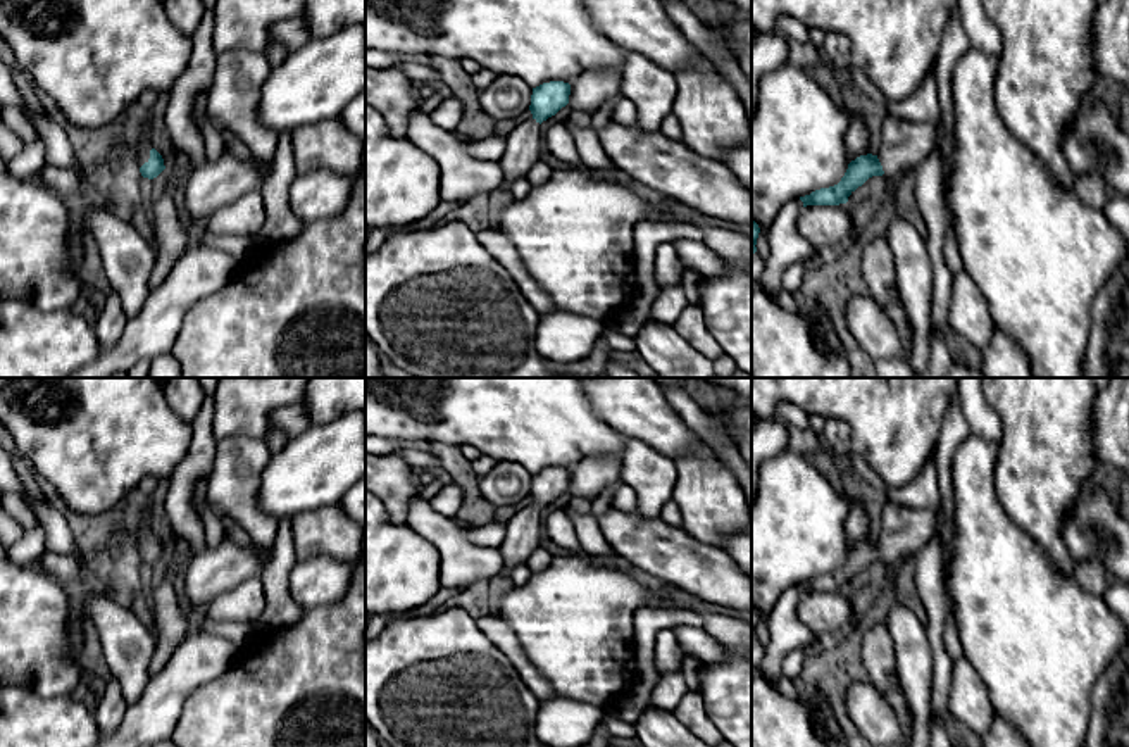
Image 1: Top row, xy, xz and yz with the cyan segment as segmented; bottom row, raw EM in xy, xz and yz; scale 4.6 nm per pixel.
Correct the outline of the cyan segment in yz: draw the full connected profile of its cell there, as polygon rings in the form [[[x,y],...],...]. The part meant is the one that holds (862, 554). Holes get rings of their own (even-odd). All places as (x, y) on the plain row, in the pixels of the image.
[[[886,502],[877,542],[860,542],[848,550],[841,568],[800,583],[807,592],[839,592],[872,562],[901,562],[927,545],[939,519],[938,507],[910,509]]]

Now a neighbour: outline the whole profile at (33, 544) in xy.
[[[43,524],[22,533],[22,537],[7,549],[7,556],[14,564],[36,566],[38,559],[48,550],[47,531]]]

